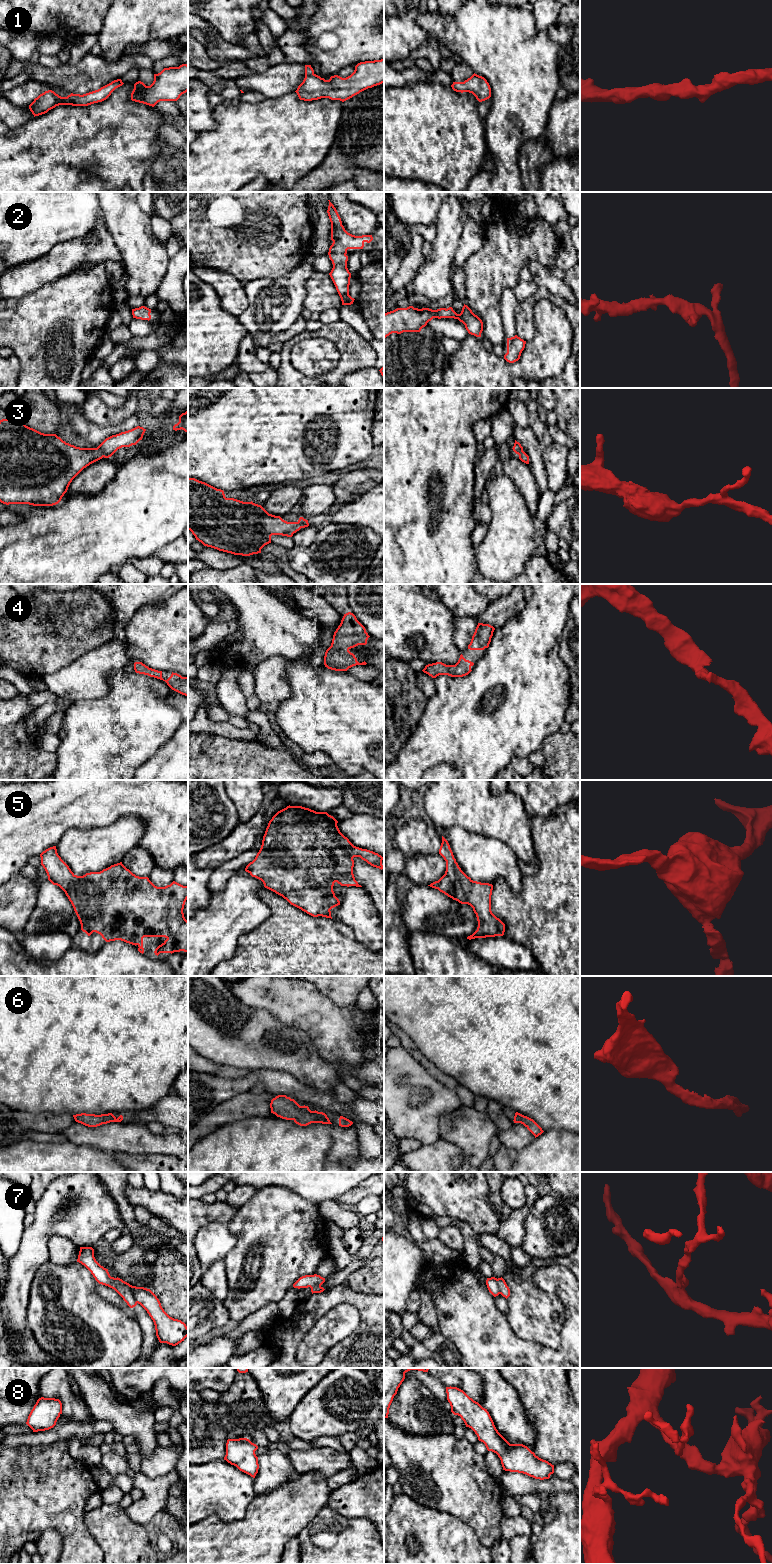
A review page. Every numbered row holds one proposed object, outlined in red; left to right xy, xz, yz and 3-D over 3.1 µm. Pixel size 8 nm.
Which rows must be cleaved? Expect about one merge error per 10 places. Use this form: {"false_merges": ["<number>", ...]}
{"false_merges": ["7"]}

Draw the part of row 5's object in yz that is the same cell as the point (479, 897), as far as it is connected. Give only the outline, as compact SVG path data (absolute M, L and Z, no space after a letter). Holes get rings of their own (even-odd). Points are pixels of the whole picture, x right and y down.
M442 836L439 854L446 861L445 874L431 883L430 887L438 889L461 904L468 904L476 914L477 930L467 939L503 936L505 924L491 911L493 885L473 881L459 867L448 841Z

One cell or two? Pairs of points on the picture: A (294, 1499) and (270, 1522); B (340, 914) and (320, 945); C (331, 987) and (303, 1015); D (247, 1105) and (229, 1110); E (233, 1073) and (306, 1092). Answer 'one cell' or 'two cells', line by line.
A: one cell
B: two cells
C: two cells
D: one cell
E: two cells

